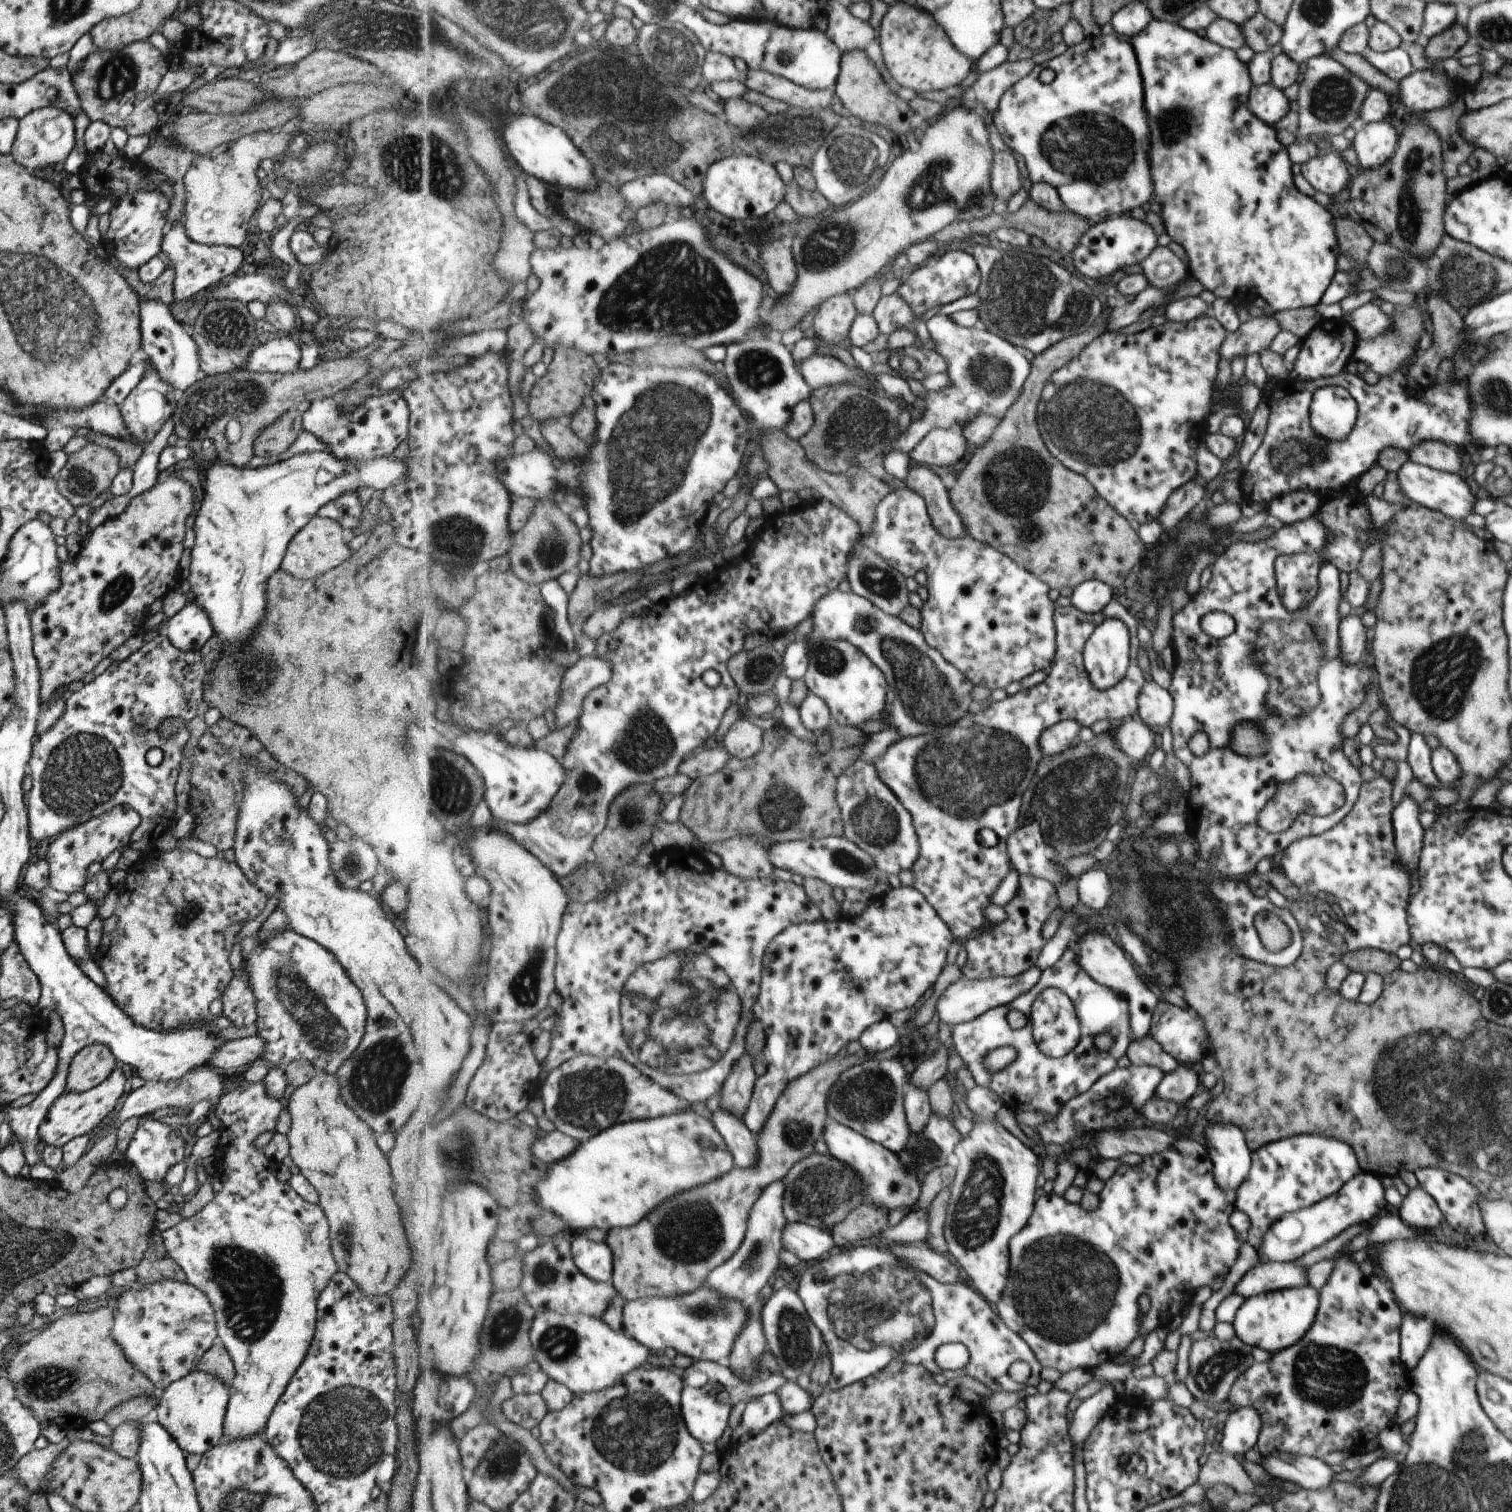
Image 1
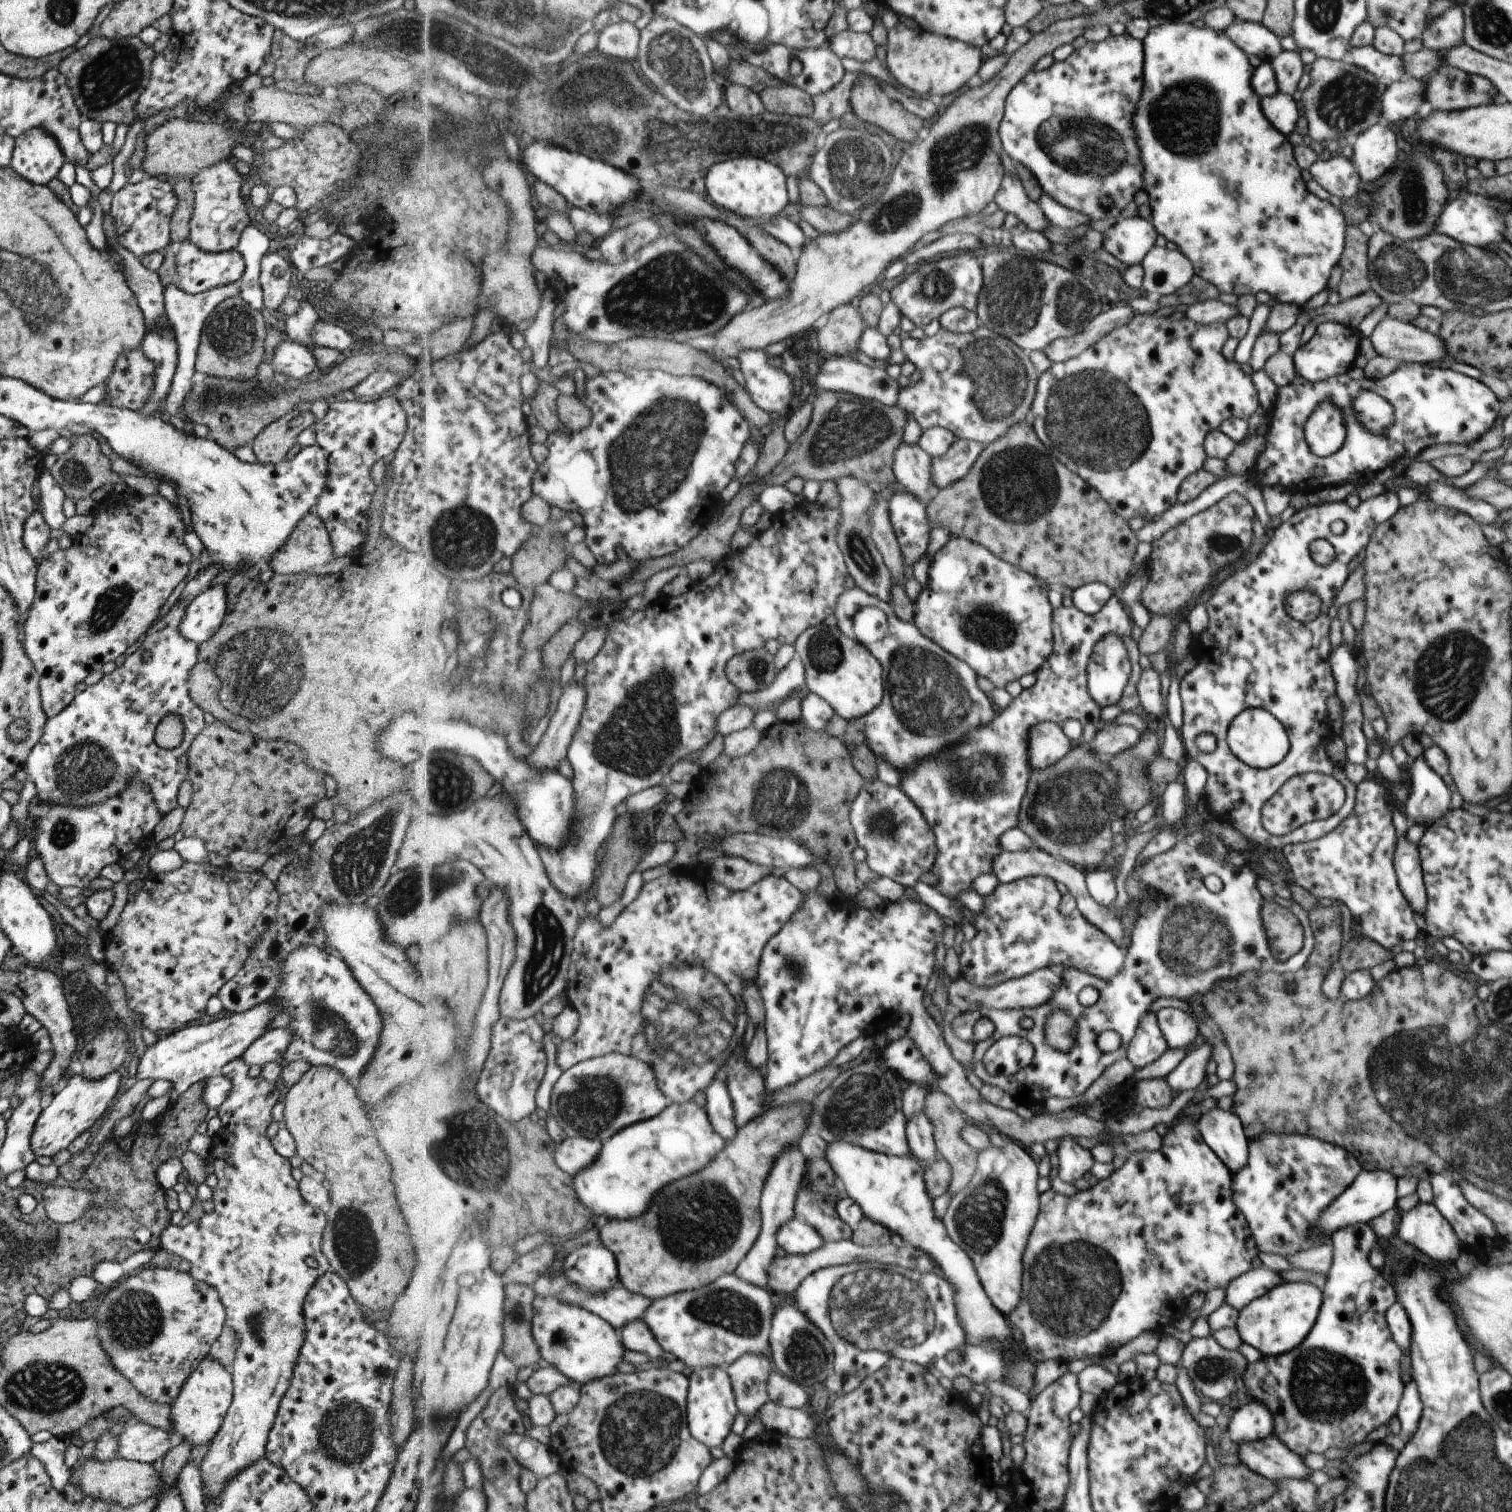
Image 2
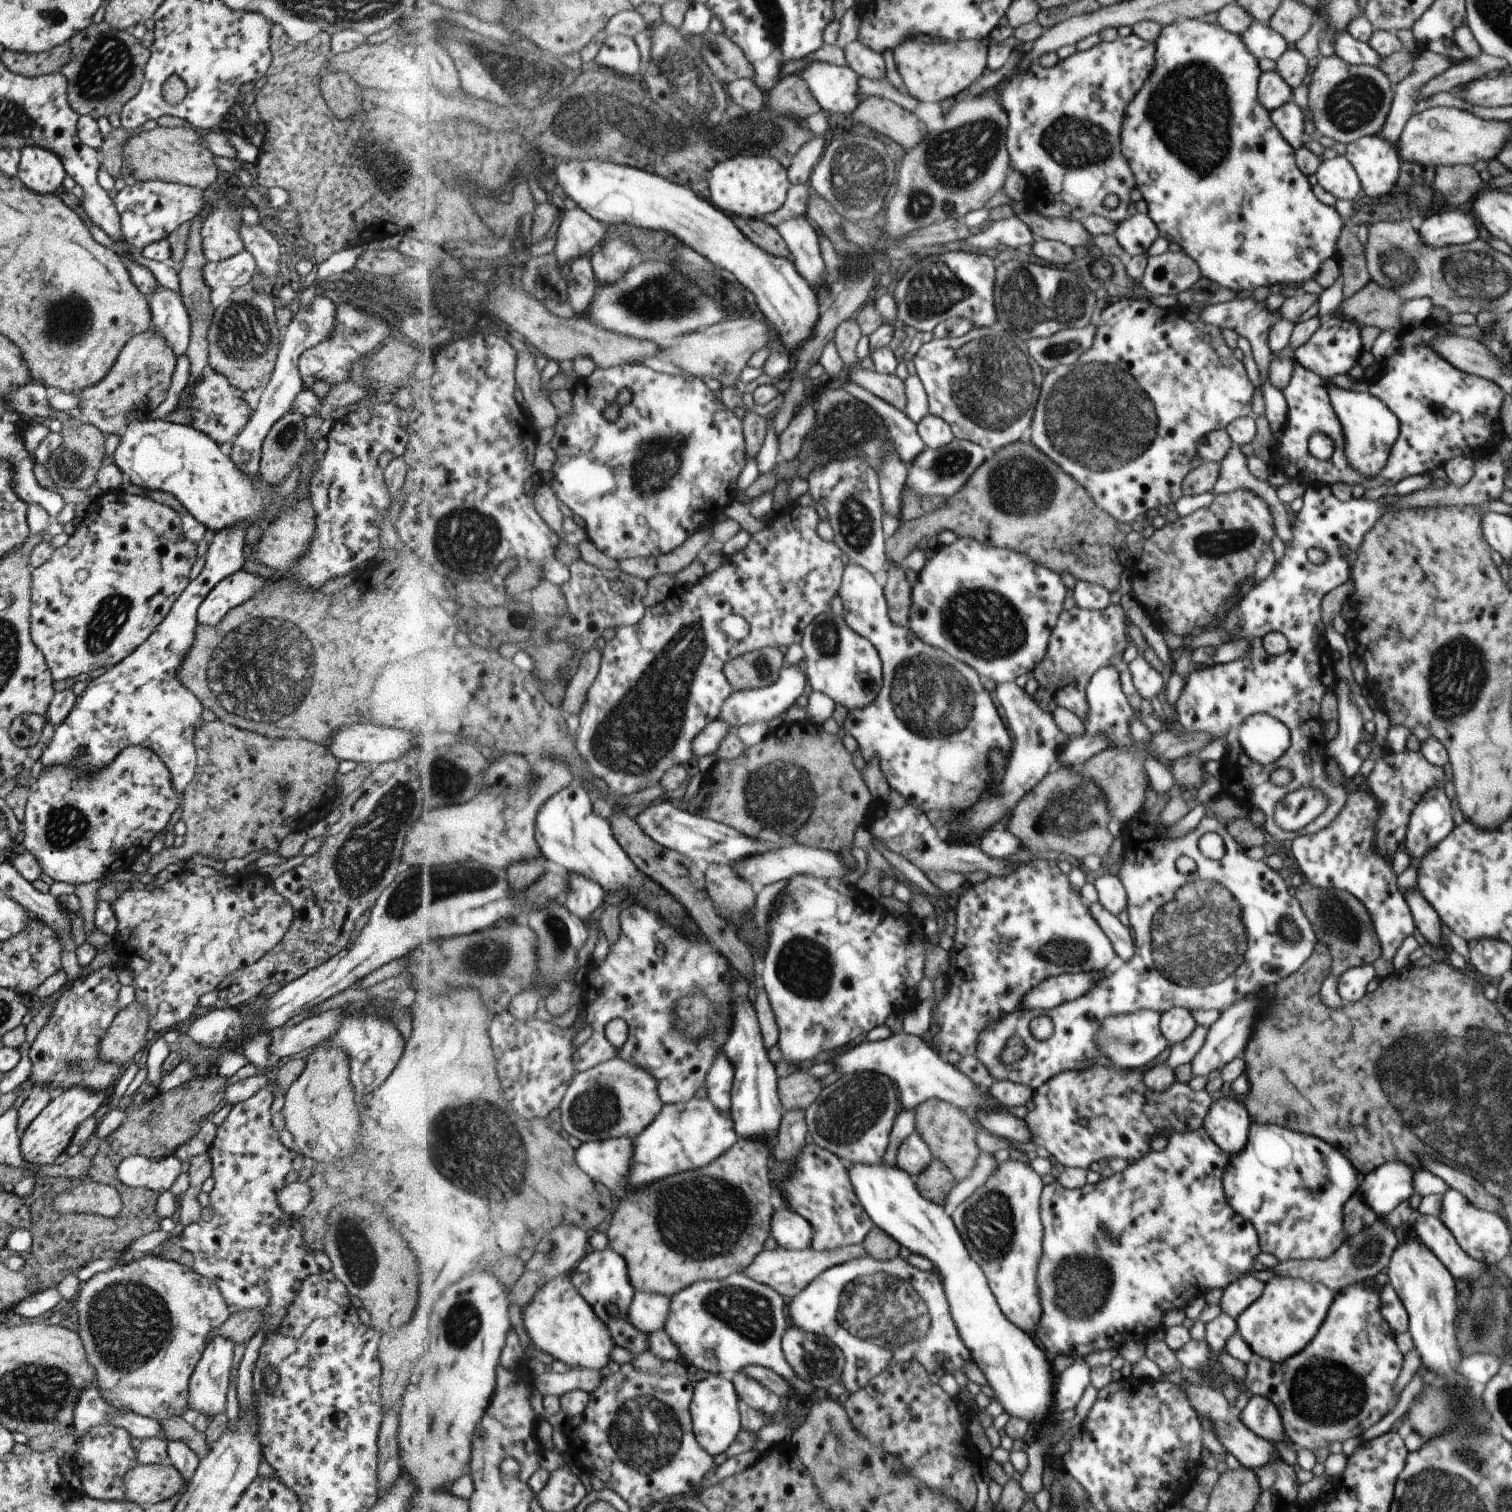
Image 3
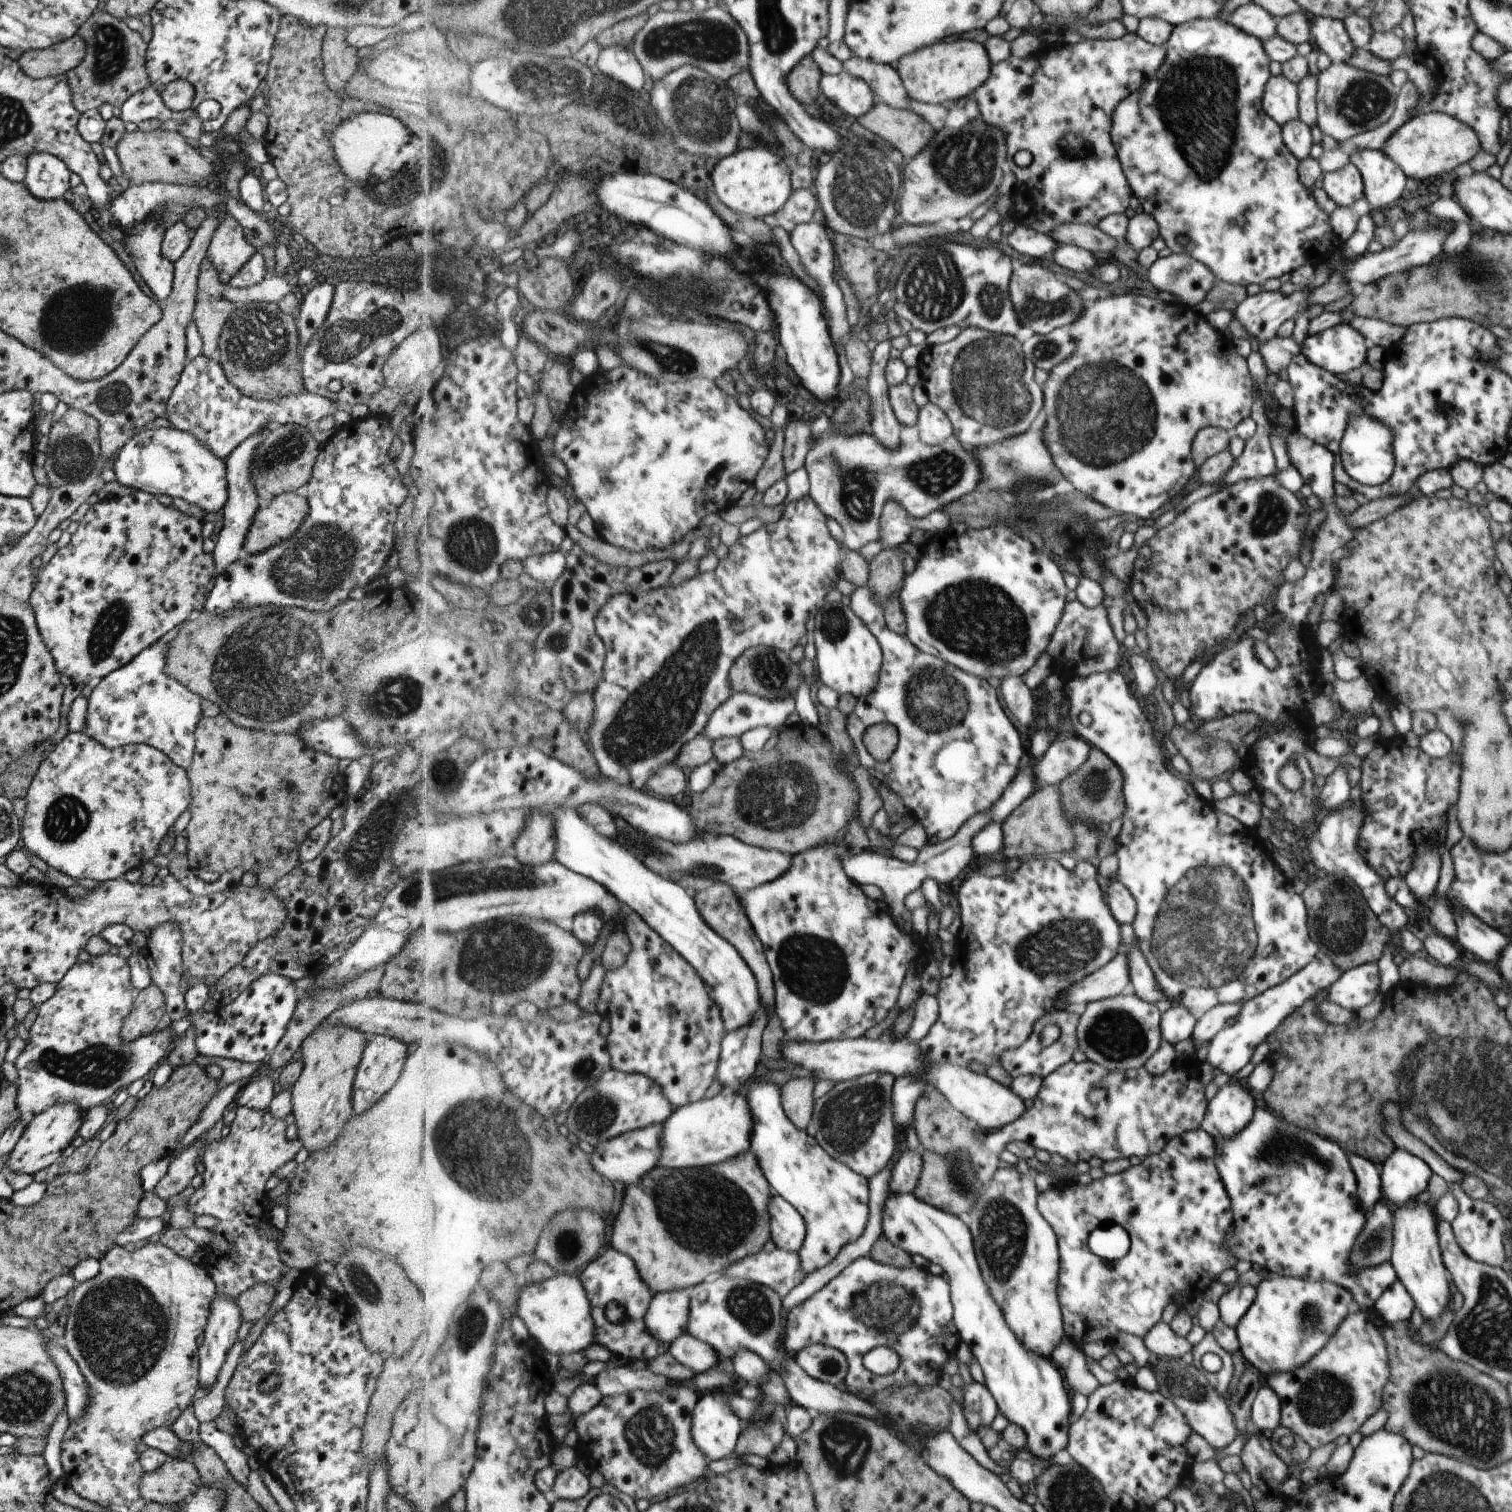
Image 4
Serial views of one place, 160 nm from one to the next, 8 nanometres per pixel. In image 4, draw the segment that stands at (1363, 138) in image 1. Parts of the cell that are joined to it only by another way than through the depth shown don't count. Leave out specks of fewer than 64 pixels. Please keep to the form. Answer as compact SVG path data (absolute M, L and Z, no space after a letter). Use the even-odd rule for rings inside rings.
M1363 149L1350 154L1350 162L1365 177L1365 193L1372 209L1396 202L1406 186L1406 174L1380 149Z

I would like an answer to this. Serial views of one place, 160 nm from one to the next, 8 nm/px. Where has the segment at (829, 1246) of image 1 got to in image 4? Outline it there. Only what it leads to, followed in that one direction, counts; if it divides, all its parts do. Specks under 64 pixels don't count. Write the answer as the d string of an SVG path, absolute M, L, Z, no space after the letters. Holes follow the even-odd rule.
M774 1194L771 1214L773 1240L778 1248L800 1253L809 1238L809 1222L802 1211L787 1198Z

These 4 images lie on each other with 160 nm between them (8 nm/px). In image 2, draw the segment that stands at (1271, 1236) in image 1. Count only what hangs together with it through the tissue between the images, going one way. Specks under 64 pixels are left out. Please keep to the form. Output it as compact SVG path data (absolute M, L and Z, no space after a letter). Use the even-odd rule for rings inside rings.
M1362 1170L1353 1184L1325 1210L1314 1230L1318 1232L1318 1235L1332 1236L1333 1232L1340 1227L1374 1220L1376 1216L1397 1206L1397 1200L1400 1197L1397 1193L1397 1184L1398 1178L1391 1172Z

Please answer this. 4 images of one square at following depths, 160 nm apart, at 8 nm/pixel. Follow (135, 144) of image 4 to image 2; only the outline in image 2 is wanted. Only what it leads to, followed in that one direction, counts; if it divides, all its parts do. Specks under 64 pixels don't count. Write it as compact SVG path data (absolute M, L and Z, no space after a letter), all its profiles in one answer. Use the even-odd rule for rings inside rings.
M190 118L171 119L162 125L157 125L153 132L147 133L145 139L145 156L141 169L150 177L168 176L169 180L177 178L191 179L196 177L201 170L211 167L216 163L226 161L231 157L231 150L235 144L240 144L238 139L243 137L238 130L224 130L222 126L202 121L192 121Z

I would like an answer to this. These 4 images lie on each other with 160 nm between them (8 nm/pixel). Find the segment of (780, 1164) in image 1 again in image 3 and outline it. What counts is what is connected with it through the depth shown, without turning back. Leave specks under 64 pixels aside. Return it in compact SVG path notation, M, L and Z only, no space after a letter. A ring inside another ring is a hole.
M740 1137L736 1146L712 1164L648 1186L648 1202L644 1187L628 1193L613 1218L608 1237L610 1248L623 1254L629 1262L630 1276L637 1291L674 1297L697 1282L744 1273L753 1264L773 1234L776 1211L772 1196L776 1184L771 1170L772 1150L770 1142Z

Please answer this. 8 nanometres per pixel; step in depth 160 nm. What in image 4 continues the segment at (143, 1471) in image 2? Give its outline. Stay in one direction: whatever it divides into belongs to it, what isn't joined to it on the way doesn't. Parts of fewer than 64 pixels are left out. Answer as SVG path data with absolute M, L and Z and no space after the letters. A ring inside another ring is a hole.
M169 1458L161 1467L143 1473L139 1489L147 1501L182 1504L203 1486L192 1460Z

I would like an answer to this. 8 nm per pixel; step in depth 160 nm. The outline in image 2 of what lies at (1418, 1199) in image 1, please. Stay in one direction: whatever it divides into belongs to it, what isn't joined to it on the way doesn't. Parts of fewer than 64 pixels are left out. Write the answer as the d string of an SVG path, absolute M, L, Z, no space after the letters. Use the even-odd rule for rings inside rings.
M1420 1202L1415 1208L1401 1212L1397 1222L1398 1237L1420 1248L1420 1254L1442 1264L1455 1264L1462 1249L1455 1245L1457 1236L1454 1229L1433 1202Z

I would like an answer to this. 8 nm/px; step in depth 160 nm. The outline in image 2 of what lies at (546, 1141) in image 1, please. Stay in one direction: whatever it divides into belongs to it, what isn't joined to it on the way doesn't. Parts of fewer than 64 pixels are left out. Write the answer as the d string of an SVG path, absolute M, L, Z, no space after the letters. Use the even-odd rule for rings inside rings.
M568 1137L559 1144L556 1154L558 1166L570 1170L570 1174L578 1175L588 1167L592 1167L603 1151L605 1142L588 1137Z

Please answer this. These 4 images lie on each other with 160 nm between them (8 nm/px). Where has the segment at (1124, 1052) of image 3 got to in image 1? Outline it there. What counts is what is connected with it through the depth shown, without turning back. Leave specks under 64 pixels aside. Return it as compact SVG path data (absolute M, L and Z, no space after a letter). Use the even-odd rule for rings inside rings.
M1150 1034L1140 1040L1134 1039L1126 1055L1131 1064L1160 1067L1165 1074L1173 1071L1179 1065L1179 1062L1172 1058Z

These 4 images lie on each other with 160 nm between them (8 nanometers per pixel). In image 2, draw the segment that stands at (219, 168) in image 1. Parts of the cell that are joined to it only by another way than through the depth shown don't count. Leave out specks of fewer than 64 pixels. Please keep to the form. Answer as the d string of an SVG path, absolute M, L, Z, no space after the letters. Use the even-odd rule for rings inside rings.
M228 158L201 170L192 178L194 208L190 221L189 241L207 253L234 251L238 246L242 231L250 224L250 212L246 211L240 184L242 175L234 166L236 159Z

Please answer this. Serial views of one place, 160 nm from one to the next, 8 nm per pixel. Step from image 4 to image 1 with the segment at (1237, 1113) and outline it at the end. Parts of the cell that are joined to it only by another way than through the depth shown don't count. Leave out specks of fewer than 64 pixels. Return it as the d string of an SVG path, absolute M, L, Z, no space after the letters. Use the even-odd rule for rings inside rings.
M1210 1123L1204 1128L1204 1140L1212 1152L1214 1176L1223 1191L1236 1193L1247 1179L1251 1162L1245 1134L1230 1123Z

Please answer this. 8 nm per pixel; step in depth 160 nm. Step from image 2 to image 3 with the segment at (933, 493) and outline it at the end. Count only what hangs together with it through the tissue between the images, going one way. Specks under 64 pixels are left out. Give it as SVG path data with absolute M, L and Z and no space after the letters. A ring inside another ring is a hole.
M847 382L844 388L872 406L874 410L877 410L884 417L890 429L892 440L909 466L924 449L928 448L926 441L920 434L919 424L912 420L905 411L891 405L887 400L880 398L872 391L867 391L859 384Z

